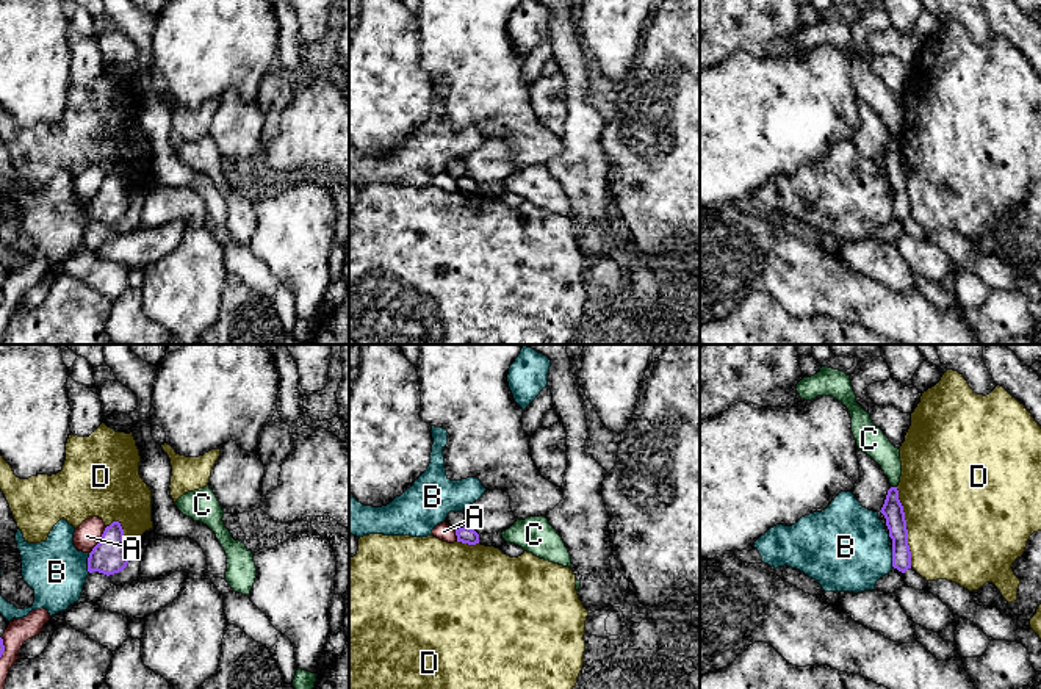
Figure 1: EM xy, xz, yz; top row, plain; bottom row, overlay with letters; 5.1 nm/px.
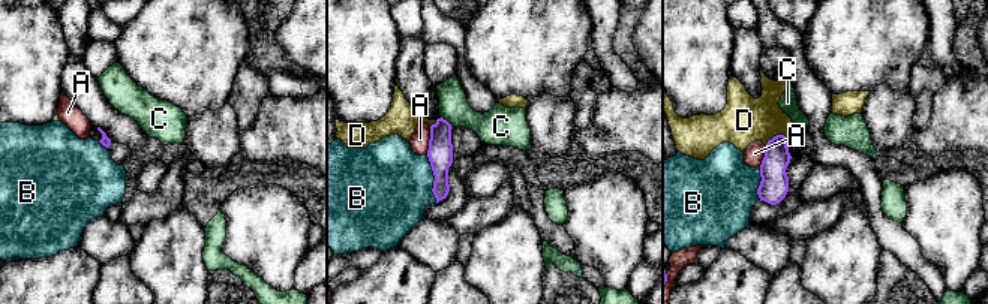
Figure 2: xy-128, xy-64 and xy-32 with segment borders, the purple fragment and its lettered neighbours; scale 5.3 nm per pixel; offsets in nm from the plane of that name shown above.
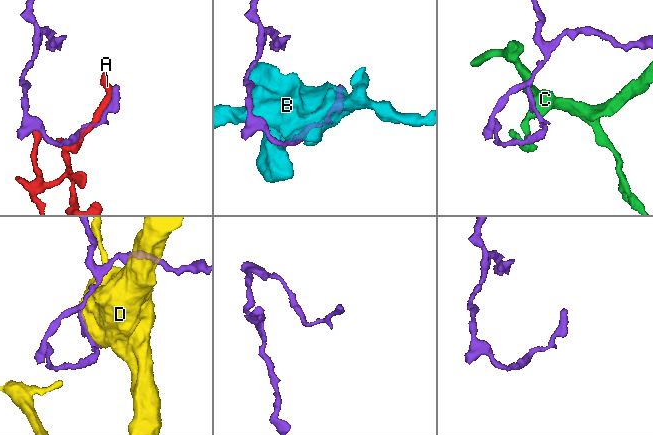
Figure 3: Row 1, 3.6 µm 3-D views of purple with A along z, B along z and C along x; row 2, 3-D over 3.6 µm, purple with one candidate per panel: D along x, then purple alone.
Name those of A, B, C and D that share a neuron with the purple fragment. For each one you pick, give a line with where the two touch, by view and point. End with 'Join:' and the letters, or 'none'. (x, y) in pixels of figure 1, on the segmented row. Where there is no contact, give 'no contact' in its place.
Join: none

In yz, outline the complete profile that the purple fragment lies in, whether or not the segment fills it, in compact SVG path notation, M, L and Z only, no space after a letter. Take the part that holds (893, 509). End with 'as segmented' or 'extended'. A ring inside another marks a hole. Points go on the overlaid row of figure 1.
M897 487L888 490L884 504L880 510L886 518L889 537L892 539L892 567L905 573L911 568L911 551L908 545L908 529L903 506L899 500Z | as segmented

